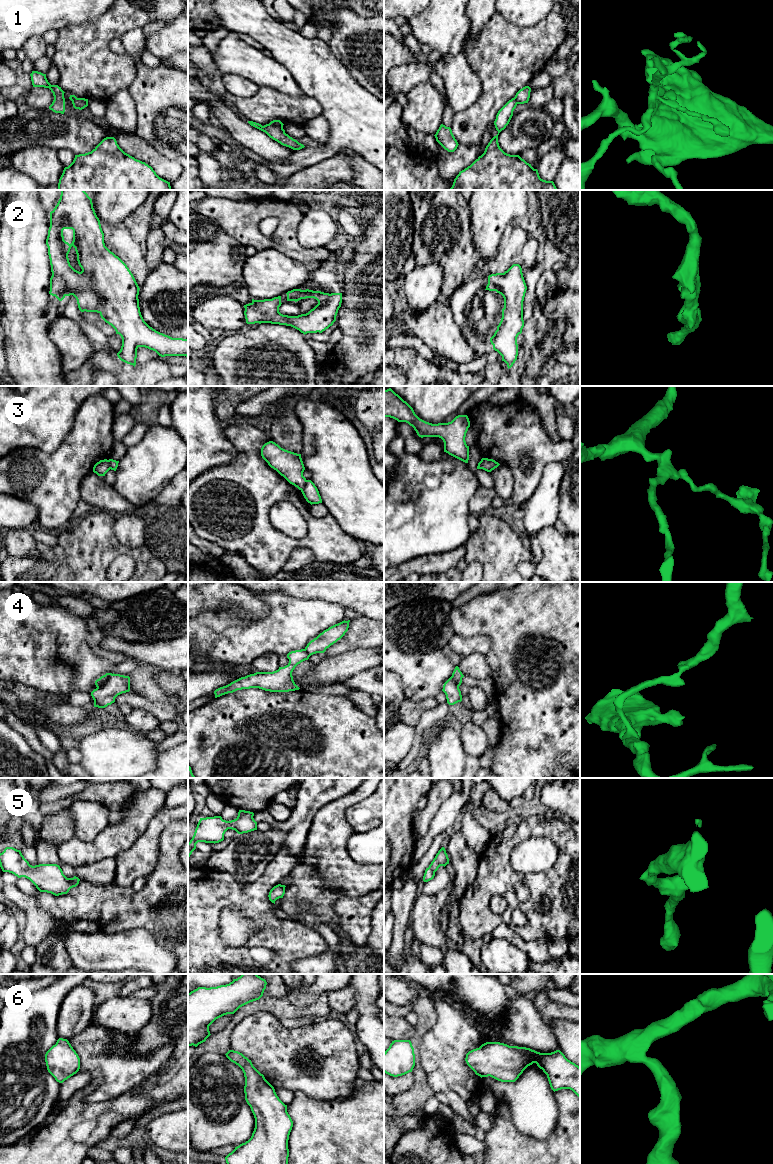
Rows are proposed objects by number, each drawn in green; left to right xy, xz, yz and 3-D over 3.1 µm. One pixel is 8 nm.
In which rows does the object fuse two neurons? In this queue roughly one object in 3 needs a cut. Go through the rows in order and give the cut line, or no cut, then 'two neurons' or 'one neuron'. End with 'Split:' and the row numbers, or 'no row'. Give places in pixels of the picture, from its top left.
1: xz (269, 123), (275, 126), (282, 126) | two neurons
2: no cut | one neuron
3: xz (307, 480), (301, 490) | two neurons
4: xy (112, 674), (103, 684), (97, 687) | two neurons
5: no cut | one neuron
6: no cut | one neuron
Split: 1, 3, 4

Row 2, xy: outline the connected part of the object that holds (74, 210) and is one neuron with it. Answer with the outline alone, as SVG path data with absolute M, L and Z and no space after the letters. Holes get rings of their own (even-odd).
M60 190L60 199L55 208L50 212L50 227L46 239L48 255L50 259L52 276L50 278L49 294L62 301L66 296L73 295L81 312L97 312L101 318L111 325L116 334L122 338L122 346L117 353L118 358L135 367L137 358L137 349L145 347L155 351L159 356L186 356L188 357L188 339L172 338L160 333L150 327L143 319L139 307L139 286L127 267L127 265L113 252L111 252L104 243L104 233L101 228L100 220L93 208L92 199L84 190ZM63 230L73 230L73 241L71 244L64 240ZM71 247L75 248L77 261L82 271L75 270L69 262L68 254Z

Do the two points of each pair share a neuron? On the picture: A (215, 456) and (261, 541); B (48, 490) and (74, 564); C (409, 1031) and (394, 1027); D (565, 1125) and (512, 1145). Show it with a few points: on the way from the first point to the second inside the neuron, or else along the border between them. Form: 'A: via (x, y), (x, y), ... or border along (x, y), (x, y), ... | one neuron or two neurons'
A: border along (235, 447), (231, 463), (199, 475) | two neurons
B: border along (71, 524), (60, 530) | two neurons
C: via (405, 1031), (398, 1028) | one neuron
D: via (554, 1139), (547, 1146), (526, 1146) | one neuron

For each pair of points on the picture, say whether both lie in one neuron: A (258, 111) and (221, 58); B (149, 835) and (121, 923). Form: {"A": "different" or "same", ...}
{"A": "different", "B": "different"}

